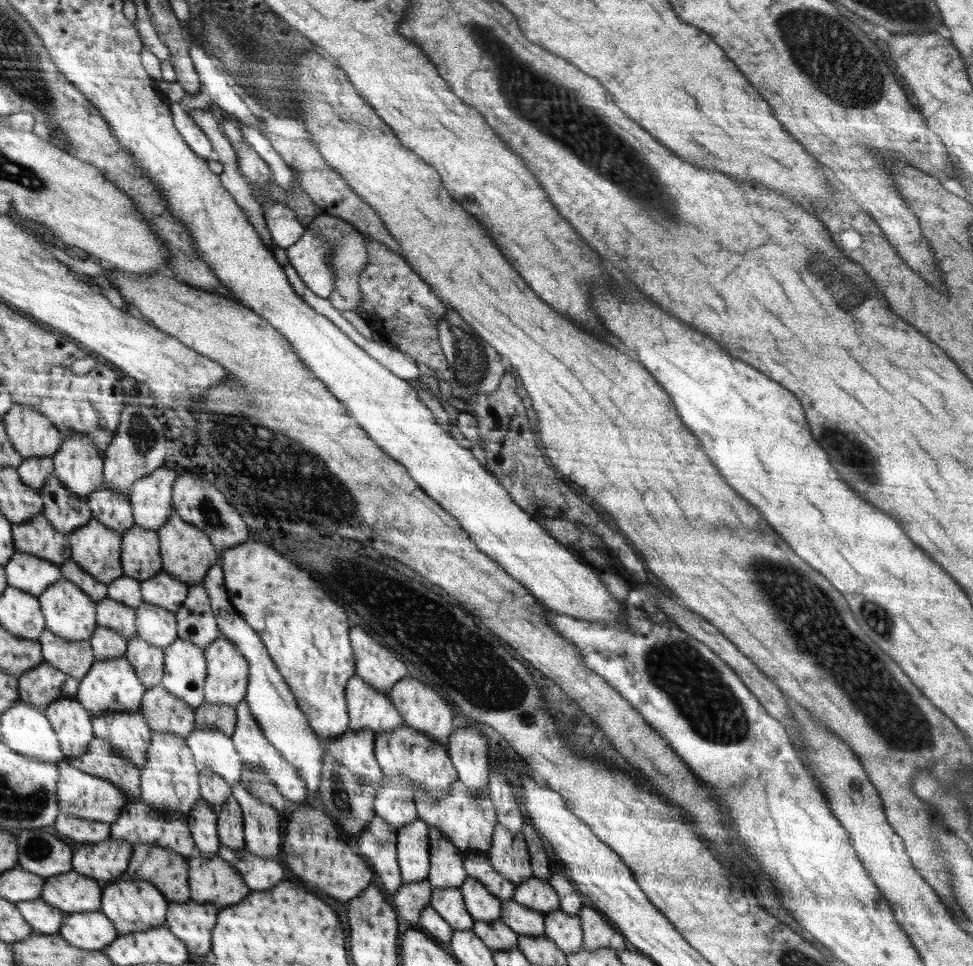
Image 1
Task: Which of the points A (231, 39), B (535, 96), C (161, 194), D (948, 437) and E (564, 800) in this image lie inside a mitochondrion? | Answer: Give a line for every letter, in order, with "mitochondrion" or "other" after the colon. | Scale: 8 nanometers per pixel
A: mitochondrion
B: mitochondrion
C: other
D: other
E: other

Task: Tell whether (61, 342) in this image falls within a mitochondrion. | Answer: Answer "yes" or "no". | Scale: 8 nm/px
no

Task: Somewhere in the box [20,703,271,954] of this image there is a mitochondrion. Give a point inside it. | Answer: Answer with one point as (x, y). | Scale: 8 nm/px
(38, 849)

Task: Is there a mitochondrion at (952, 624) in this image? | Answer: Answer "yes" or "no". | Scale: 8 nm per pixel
no

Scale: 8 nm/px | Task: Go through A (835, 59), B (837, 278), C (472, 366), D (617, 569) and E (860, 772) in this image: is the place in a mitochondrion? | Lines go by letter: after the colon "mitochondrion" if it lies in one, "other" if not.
A: mitochondrion
B: mitochondrion
C: mitochondrion
D: other
E: other

